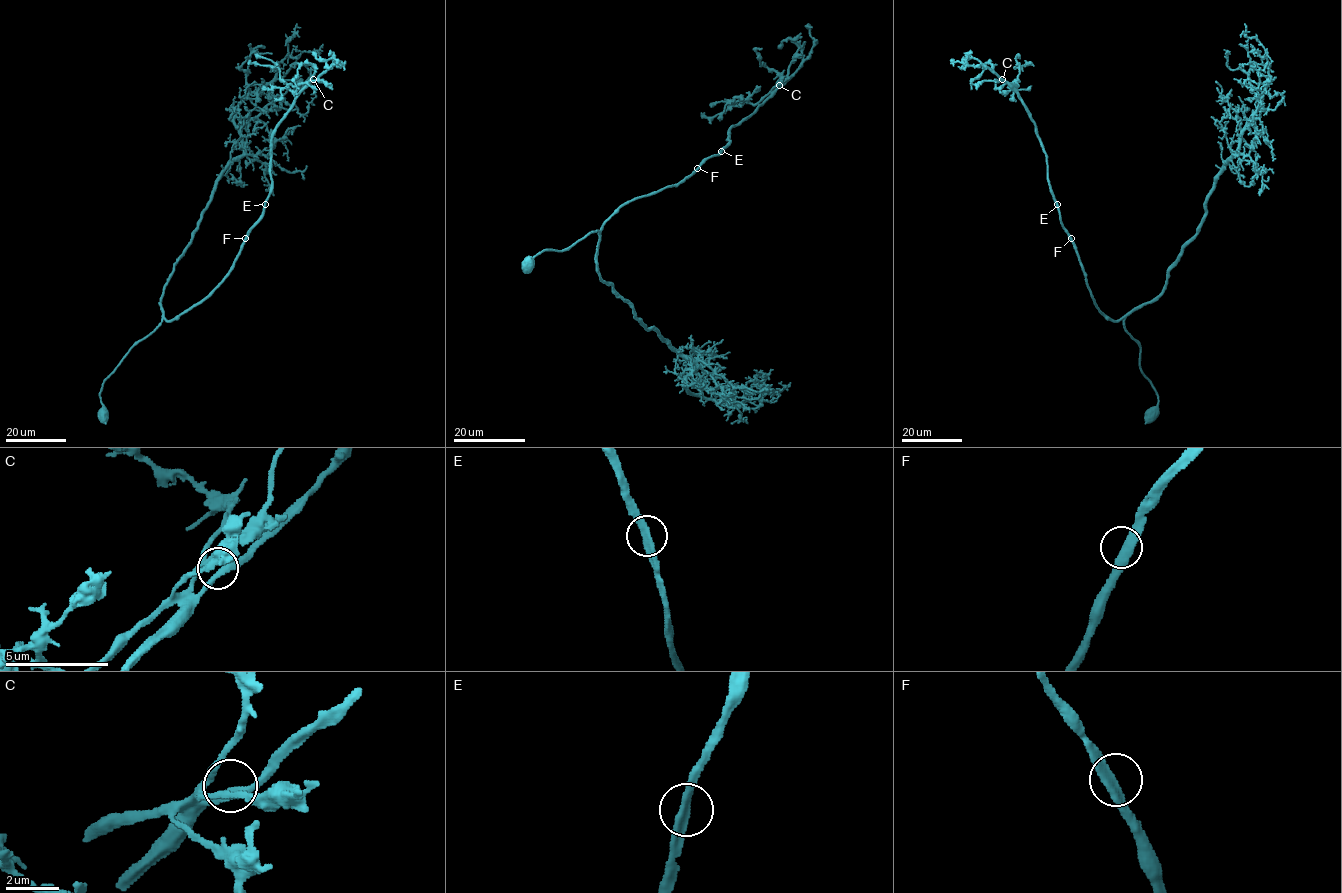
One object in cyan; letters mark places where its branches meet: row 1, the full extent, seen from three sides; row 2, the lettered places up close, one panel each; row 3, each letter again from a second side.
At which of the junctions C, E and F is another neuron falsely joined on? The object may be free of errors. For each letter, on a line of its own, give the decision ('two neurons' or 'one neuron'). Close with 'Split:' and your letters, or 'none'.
C: one neuron
E: one neuron
F: one neuron
Split: none

